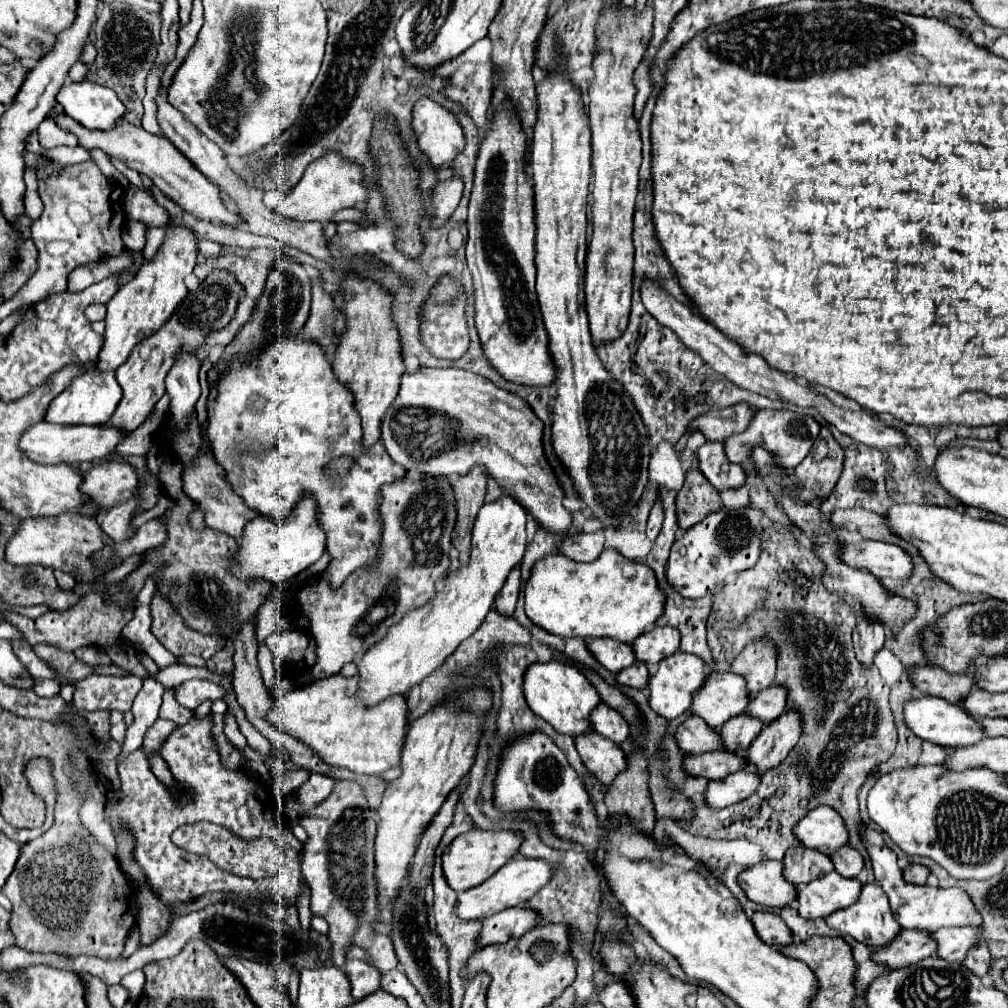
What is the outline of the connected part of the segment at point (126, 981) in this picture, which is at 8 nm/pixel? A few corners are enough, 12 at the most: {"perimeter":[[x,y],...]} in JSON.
{"perimeter":[[143,971],[125,975],[121,985],[129,989],[131,1001],[143,993]]}

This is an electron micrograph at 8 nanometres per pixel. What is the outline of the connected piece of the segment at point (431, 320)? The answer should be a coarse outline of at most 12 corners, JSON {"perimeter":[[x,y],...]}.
{"perimeter":[[441,275],[421,307],[421,343],[439,359],[469,345],[467,295]]}

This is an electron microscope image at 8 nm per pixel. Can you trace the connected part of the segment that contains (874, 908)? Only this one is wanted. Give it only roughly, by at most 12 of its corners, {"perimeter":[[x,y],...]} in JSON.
{"perimeter":[[865,883],[861,899],[827,925],[871,947],[901,931],[881,887]]}

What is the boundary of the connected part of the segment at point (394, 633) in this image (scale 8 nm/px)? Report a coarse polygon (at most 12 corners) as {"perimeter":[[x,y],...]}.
{"perimeter":[[483,503],[469,563],[357,659],[375,705],[477,631],[523,559],[527,511]]}

